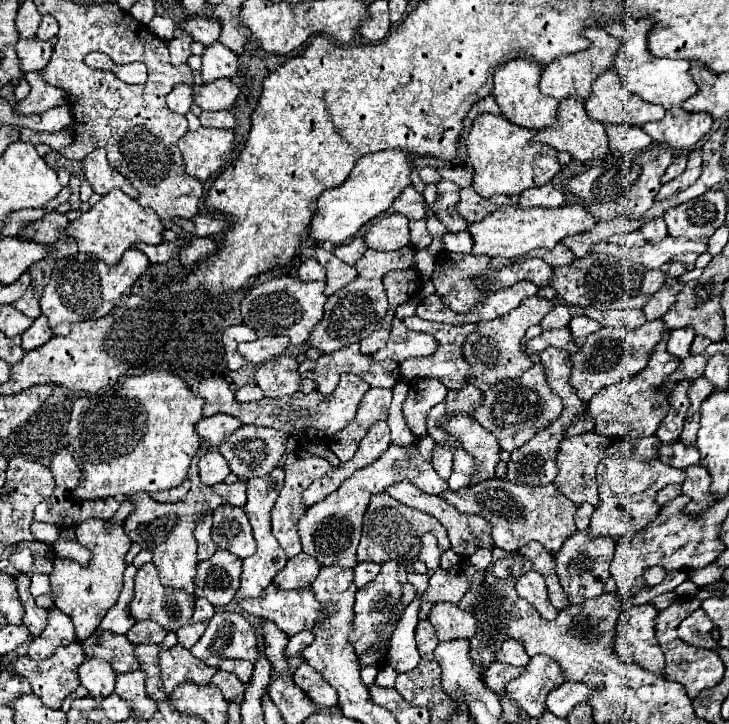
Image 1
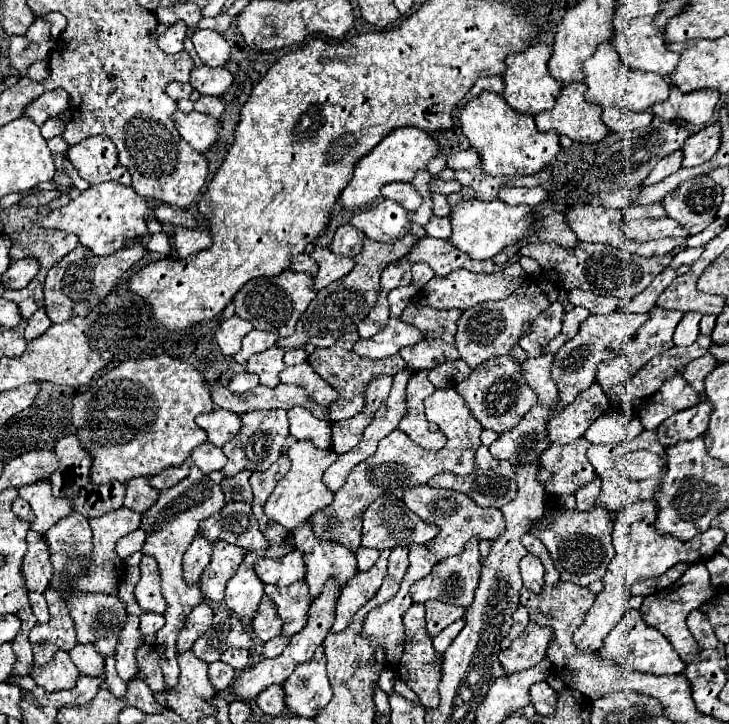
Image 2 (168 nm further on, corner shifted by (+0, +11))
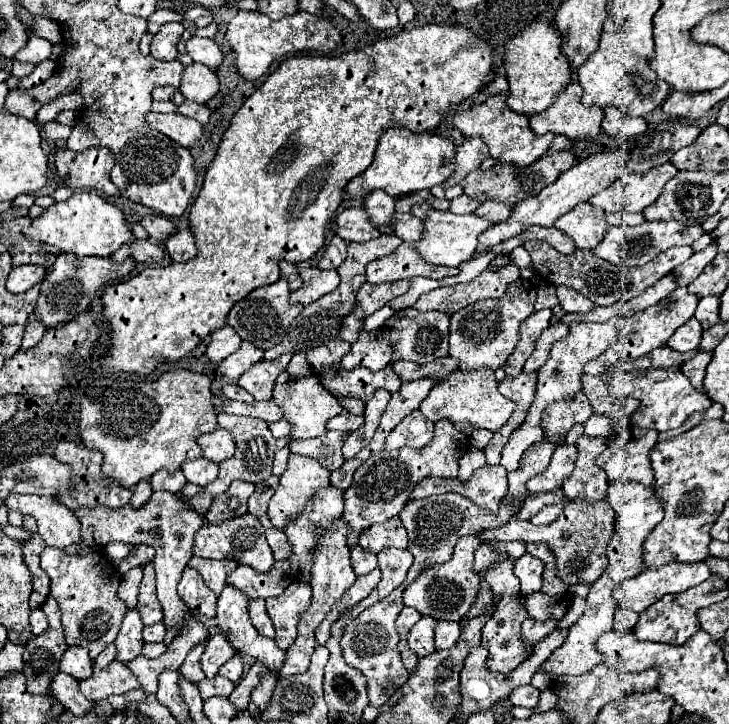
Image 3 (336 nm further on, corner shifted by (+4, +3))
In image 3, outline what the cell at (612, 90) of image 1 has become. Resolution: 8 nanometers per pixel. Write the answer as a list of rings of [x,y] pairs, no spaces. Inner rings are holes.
[[[608,30],[602,32],[598,50],[576,70],[578,82],[584,90],[582,104],[584,106],[618,106],[628,116],[644,116],[658,108],[666,98],[670,86],[656,76],[650,68],[650,60],[644,60],[642,56],[630,56],[620,50],[616,42],[620,42],[620,30]]]

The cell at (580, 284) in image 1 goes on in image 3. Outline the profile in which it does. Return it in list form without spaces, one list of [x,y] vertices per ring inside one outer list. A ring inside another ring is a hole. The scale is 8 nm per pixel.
[[[538,240],[524,242],[524,248],[528,250],[534,268],[538,270],[538,274],[546,282],[550,282],[554,286],[558,286],[558,284],[572,286],[574,290],[578,290],[580,294],[584,294],[586,298],[590,298],[598,306],[610,306],[614,302],[626,302],[630,298],[642,294],[648,286],[658,282],[662,276],[672,272],[676,266],[680,266],[682,262],[686,262],[694,254],[692,246],[676,246],[676,248],[670,248],[668,252],[662,252],[660,256],[656,256],[656,260],[644,264],[642,268],[622,270],[622,268],[616,268],[614,264],[608,264],[606,260],[596,258],[590,250],[588,252],[576,250],[574,254],[560,254],[548,242],[538,242]]]

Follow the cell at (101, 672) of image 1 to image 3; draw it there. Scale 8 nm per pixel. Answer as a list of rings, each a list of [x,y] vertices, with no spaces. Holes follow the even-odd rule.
[[[82,646],[68,648],[60,660],[60,672],[72,674],[76,680],[86,680],[92,676],[92,660],[88,656],[88,650]]]

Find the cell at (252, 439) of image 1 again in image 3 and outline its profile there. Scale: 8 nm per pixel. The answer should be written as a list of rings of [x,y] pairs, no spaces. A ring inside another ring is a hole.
[[[220,412],[218,414],[218,426],[228,430],[236,442],[236,454],[234,458],[230,460],[224,460],[220,464],[220,474],[214,482],[206,484],[202,494],[196,494],[192,496],[192,508],[198,512],[198,514],[206,514],[212,506],[212,500],[214,496],[222,494],[234,480],[244,480],[244,482],[252,482],[252,484],[258,484],[258,482],[264,482],[272,476],[272,460],[274,460],[274,450],[276,450],[276,438],[272,436],[268,424],[264,420],[258,420],[258,418],[246,418],[246,416],[232,416],[232,414],[226,414],[226,412]]]

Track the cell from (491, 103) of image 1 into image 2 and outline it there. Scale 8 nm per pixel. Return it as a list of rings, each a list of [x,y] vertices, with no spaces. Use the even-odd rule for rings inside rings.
[[[488,76],[488,78],[480,78],[480,80],[476,80],[476,84],[472,86],[470,94],[472,94],[472,96],[478,96],[480,92],[494,92],[494,94],[502,94],[502,90],[504,90],[502,76]]]

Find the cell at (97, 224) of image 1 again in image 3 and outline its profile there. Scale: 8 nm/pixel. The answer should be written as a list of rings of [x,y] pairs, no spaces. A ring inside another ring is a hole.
[[[74,192],[68,200],[54,202],[52,206],[44,208],[42,216],[34,218],[30,226],[24,226],[24,236],[28,240],[38,240],[56,246],[62,252],[74,252],[76,256],[100,256],[100,258],[110,256],[122,244],[134,240],[122,210],[118,210],[114,204],[106,202],[94,192]]]

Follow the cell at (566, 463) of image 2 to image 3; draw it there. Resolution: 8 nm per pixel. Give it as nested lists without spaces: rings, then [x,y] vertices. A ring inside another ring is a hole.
[[[560,444],[552,454],[550,466],[538,476],[534,476],[532,480],[528,480],[528,490],[530,492],[552,492],[560,488],[564,480],[568,480],[568,476],[572,474],[576,456],[578,456],[578,450],[574,446]]]

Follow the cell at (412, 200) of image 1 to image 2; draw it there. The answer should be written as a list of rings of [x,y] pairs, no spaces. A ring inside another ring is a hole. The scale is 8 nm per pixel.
[[[392,182],[392,184],[382,188],[382,196],[390,198],[390,200],[396,200],[408,212],[414,212],[422,204],[420,192],[410,182]]]

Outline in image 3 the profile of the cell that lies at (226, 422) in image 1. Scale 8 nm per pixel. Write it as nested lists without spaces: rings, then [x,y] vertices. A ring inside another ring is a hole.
[[[216,428],[210,434],[202,434],[198,438],[198,444],[204,450],[204,458],[208,458],[216,464],[234,456],[234,440],[232,440],[230,432],[224,428]]]

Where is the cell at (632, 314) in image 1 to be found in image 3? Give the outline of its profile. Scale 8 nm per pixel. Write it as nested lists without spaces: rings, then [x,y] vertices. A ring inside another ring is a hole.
[[[556,286],[556,296],[558,296],[564,312],[584,314],[594,308],[594,304],[586,296],[582,296],[580,292],[576,292],[574,288],[568,288],[568,286]]]

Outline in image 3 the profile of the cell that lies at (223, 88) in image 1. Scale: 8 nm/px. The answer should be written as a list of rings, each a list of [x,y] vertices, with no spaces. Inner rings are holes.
[[[190,64],[182,74],[178,90],[184,94],[184,98],[206,104],[218,92],[218,88],[218,78],[210,68],[206,68],[204,64]]]

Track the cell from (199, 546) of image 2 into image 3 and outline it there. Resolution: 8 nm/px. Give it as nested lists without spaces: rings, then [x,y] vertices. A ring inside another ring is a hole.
[[[192,568],[184,570],[182,580],[178,584],[178,592],[192,612],[204,614],[208,618],[216,616],[216,594],[204,584],[202,576],[196,570]]]

